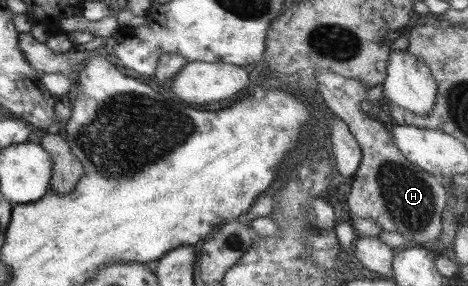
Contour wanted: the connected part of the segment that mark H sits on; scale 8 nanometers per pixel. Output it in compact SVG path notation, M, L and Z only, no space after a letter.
M317 69L315 80L319 86L319 94L330 111L347 123L351 134L357 139L362 150L361 163L357 173L353 176L353 187L349 196L349 210L352 220L357 218L371 218L382 231L399 232L407 239L407 246L419 246L422 242L433 239L439 240L442 230L442 214L447 205L447 190L442 186L440 178L424 172L421 168L412 164L401 153L391 137L390 129L377 120L369 117L363 109L361 102L367 98L369 87L357 79L341 76L329 69Z

